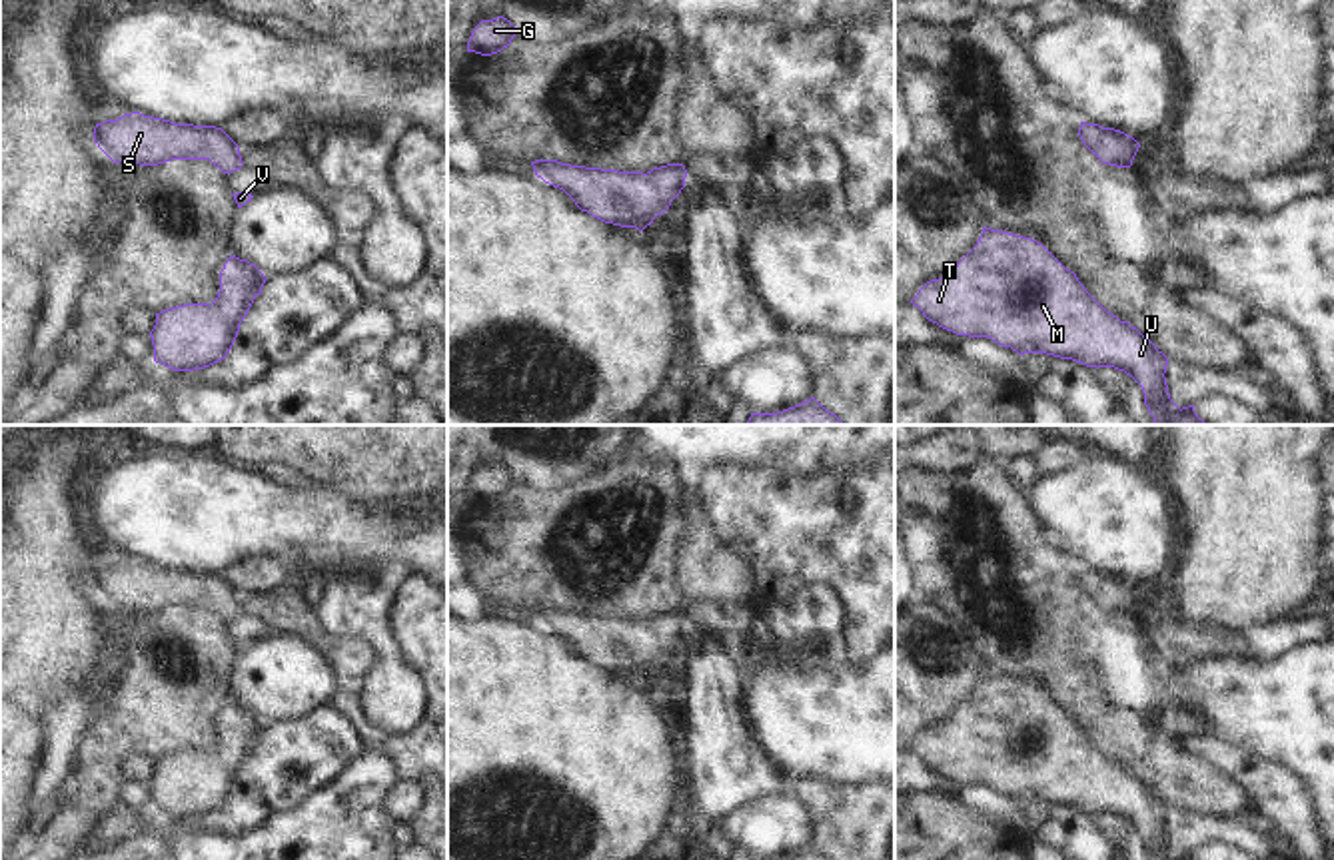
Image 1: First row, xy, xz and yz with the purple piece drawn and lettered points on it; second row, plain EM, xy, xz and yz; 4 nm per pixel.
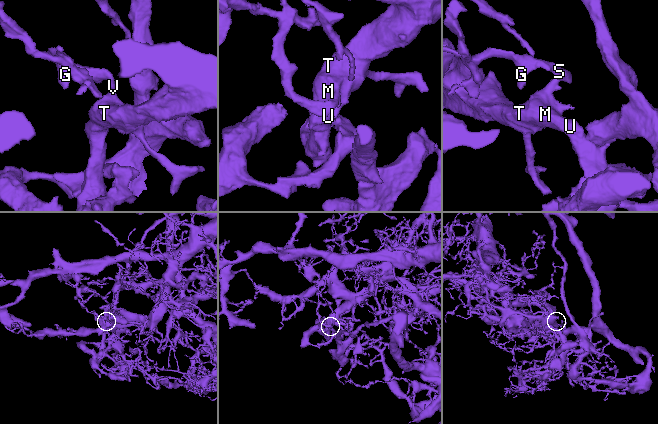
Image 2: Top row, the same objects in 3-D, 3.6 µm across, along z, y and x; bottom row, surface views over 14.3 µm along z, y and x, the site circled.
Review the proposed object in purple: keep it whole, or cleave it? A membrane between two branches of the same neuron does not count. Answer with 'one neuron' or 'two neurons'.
one neuron

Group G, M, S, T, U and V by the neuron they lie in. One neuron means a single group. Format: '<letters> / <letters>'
G M S T U V

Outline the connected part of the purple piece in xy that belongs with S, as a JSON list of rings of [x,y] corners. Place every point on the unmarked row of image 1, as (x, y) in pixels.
[[[132,559],[96,571],[92,583],[114,611],[158,613],[172,607],[210,607],[224,621],[244,613],[238,591],[216,573],[174,571]]]

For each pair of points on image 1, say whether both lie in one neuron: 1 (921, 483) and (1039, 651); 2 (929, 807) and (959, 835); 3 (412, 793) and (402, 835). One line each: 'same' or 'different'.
1: same
2: same
3: different

